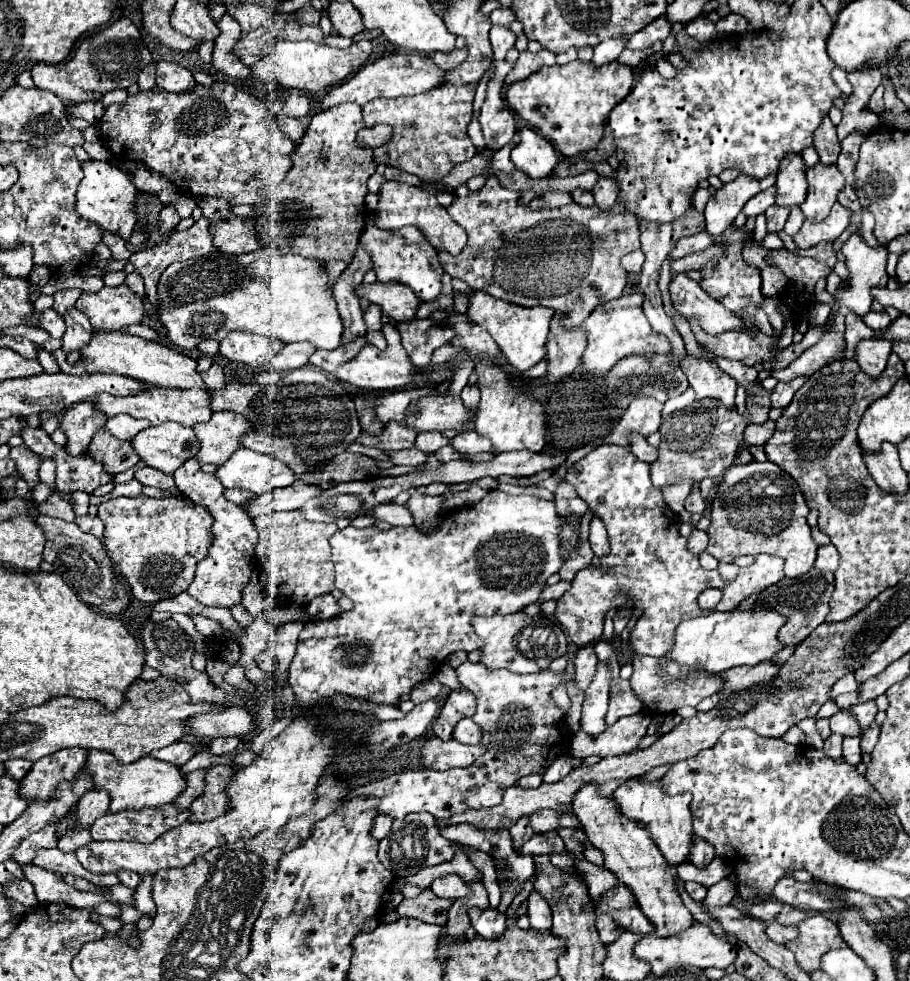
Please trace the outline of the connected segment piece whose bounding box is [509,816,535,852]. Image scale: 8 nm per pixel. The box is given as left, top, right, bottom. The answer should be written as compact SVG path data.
M527 816L521 818L519 824L515 824L509 832L511 832L511 836L513 836L513 850L515 850L515 852L519 852L521 846L523 846L531 836L535 836L535 832L529 828L529 818L527 818Z

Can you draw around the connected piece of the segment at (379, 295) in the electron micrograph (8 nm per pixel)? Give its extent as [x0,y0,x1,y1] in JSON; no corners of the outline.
[355,282,421,322]

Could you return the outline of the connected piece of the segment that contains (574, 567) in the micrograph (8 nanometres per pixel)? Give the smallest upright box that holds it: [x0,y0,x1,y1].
[559,510,594,581]

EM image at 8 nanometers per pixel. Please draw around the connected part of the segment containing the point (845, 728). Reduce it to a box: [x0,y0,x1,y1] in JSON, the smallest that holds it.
[829,712,861,736]

